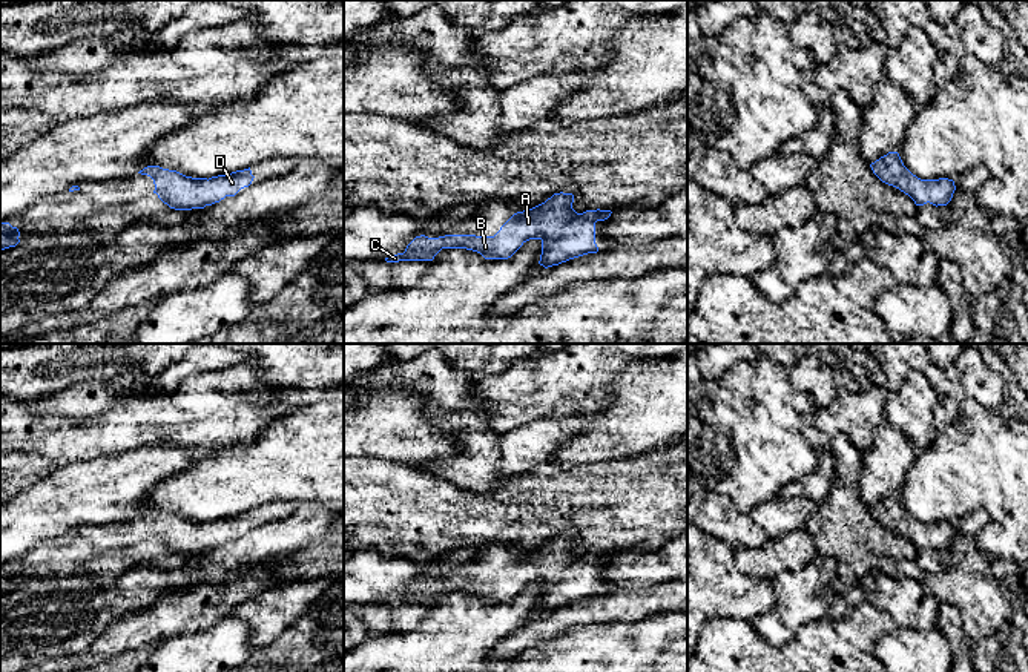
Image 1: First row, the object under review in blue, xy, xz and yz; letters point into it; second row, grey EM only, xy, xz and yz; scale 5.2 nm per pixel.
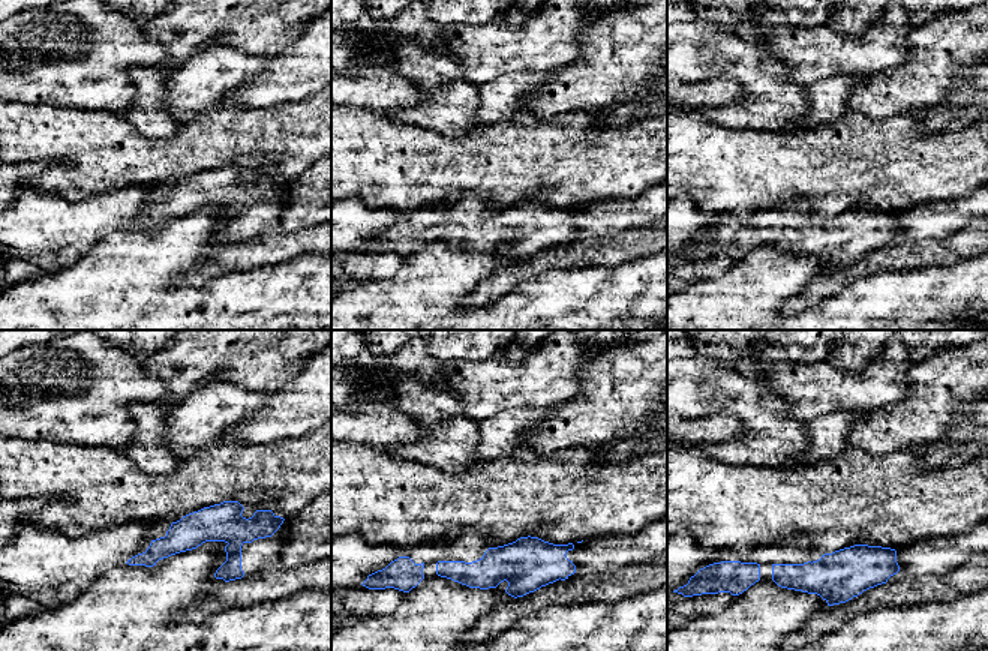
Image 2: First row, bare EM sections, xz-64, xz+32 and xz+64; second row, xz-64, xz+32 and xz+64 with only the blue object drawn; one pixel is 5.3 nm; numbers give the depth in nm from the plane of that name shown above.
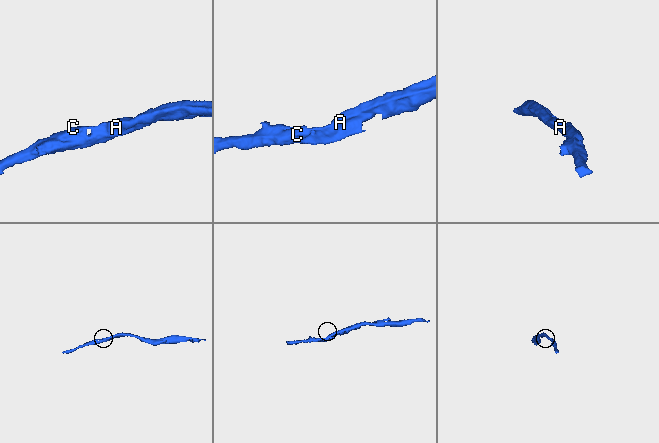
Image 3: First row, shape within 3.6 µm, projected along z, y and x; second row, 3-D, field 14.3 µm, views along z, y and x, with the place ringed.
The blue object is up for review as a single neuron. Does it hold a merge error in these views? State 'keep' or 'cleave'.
keep

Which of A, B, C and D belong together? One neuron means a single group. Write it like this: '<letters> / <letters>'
A B C D

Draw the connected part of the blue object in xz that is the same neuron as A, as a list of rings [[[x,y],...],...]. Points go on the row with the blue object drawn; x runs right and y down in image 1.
[[[554,193],[545,203],[514,213],[494,236],[420,235],[404,253],[388,256],[385,261],[433,261],[442,249],[466,249],[480,253],[485,259],[508,259],[529,239],[542,241],[539,264],[545,268],[597,253],[595,222],[608,219],[612,212],[597,209],[577,213],[572,203],[572,193]]]

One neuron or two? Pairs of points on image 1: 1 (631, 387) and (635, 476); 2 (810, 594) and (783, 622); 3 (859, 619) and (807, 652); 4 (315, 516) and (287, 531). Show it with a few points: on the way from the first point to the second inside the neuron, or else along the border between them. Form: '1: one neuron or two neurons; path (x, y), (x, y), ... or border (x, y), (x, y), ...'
1: two neurons; border (668, 445), (646, 454), (599, 464)
2: one neuron; path (804, 600), (789, 616)
3: one neuron; path (847, 631), (826, 652), (820, 652)
4: one neuron; path (309, 520), (293, 531)

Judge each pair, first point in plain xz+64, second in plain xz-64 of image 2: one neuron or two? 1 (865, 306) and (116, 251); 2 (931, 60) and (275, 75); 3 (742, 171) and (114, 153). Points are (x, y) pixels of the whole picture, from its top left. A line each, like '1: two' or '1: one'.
1: one
2: one
3: one

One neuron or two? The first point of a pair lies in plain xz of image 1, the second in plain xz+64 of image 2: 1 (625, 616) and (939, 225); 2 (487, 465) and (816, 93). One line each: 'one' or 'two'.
1: two
2: two

